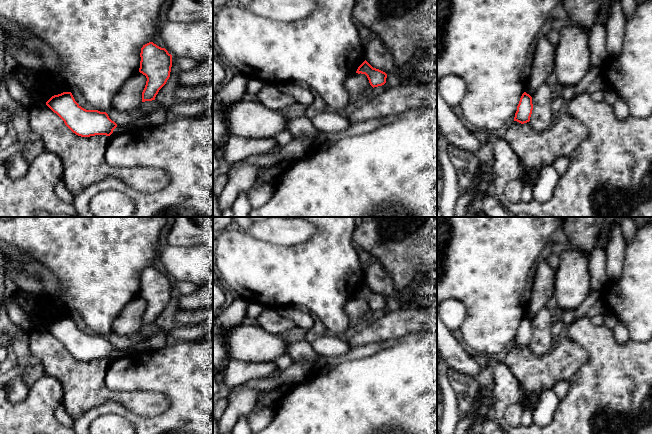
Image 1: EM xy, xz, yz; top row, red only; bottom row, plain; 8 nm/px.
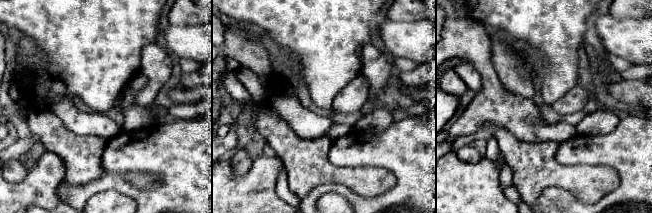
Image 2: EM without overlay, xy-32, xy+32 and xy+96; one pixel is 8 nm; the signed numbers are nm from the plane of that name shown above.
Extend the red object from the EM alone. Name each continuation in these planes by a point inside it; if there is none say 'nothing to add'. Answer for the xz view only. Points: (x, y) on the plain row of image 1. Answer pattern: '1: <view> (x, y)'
nothing to add

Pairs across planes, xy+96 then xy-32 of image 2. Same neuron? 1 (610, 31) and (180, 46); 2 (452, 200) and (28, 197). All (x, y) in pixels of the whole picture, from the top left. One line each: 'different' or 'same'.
1: same
2: same

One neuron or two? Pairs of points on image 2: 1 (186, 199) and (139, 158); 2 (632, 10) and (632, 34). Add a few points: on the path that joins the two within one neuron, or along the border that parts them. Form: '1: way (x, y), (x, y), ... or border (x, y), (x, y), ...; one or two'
1: way (178, 186), (152, 160); one
2: border (609, 12), (617, 17), (641, 18); two

